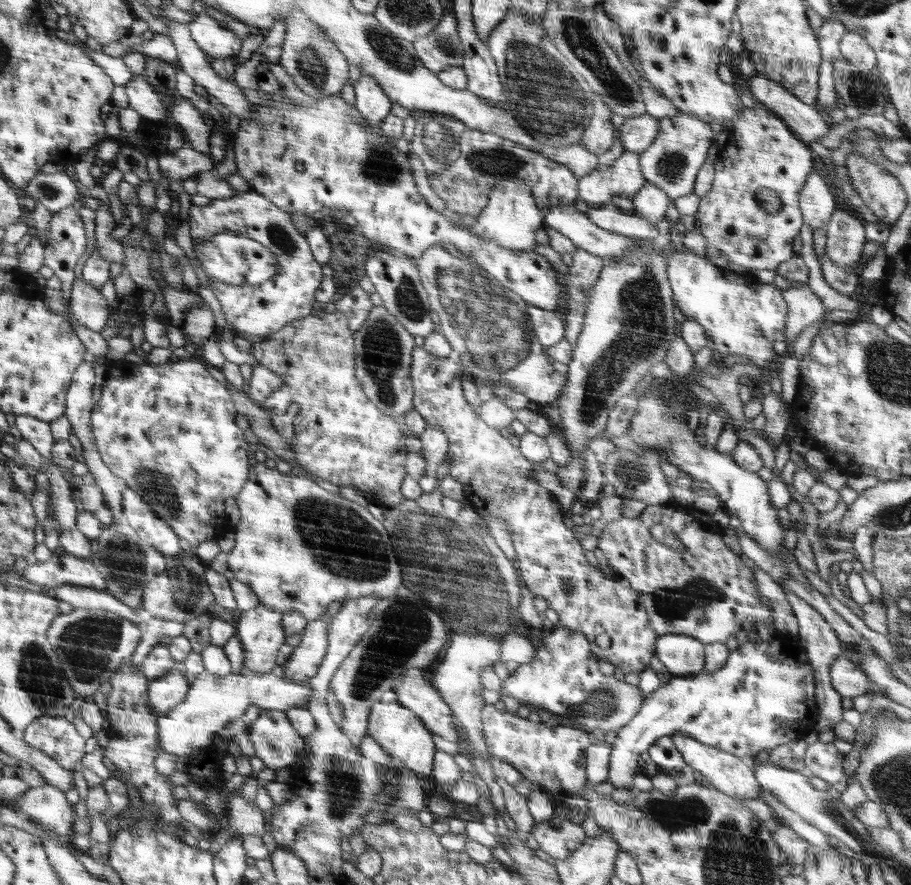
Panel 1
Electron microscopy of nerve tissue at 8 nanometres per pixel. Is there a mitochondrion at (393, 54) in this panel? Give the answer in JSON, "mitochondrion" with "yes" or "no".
{"mitochondrion":"yes"}

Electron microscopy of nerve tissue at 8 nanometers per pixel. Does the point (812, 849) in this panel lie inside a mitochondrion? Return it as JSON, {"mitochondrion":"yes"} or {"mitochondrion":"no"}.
{"mitochondrion":"no"}

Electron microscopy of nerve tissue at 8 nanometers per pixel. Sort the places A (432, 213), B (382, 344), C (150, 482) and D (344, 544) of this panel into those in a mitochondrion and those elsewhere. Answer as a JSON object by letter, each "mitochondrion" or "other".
{"A":"other","B":"mitochondrion","C":"mitochondrion","D":"mitochondrion"}

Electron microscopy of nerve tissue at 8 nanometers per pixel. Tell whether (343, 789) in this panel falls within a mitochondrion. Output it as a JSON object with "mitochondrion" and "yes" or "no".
{"mitochondrion":"yes"}

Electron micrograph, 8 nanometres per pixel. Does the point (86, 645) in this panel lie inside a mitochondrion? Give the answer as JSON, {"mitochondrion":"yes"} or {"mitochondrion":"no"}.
{"mitochondrion":"yes"}

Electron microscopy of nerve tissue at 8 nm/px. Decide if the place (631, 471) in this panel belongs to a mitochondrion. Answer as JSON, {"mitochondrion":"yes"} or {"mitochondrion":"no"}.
{"mitochondrion":"yes"}

